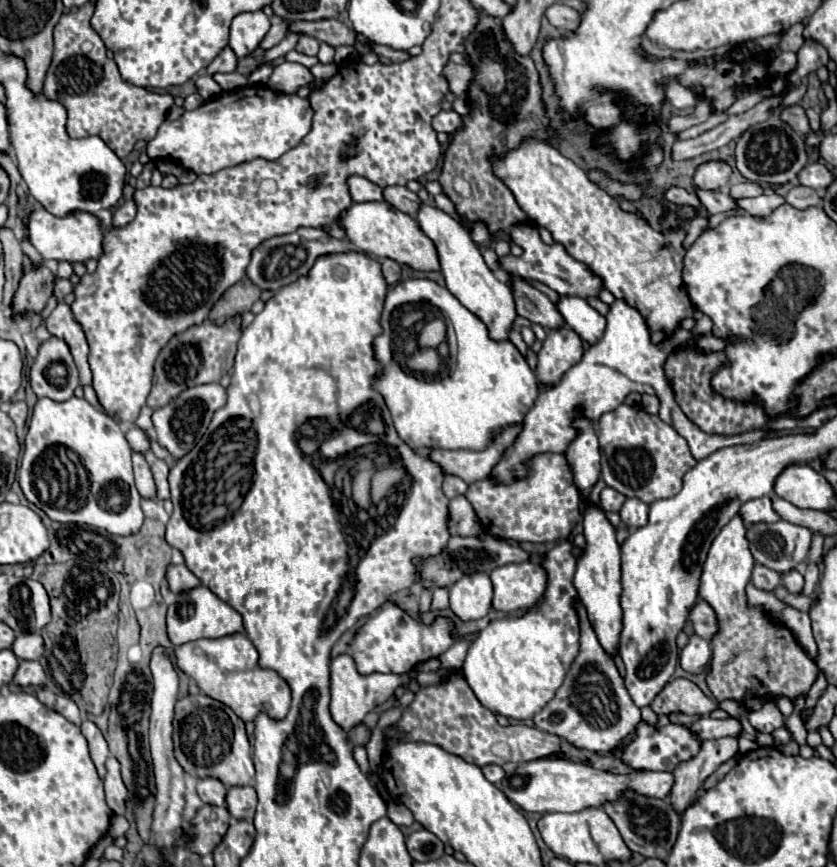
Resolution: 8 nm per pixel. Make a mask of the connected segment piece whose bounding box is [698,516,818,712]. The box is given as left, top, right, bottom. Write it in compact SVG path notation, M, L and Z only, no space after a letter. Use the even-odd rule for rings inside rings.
M734 516L714 538L708 558L702 566L698 596L706 600L718 618L718 632L712 638L712 660L706 674L706 684L716 702L736 700L748 712L760 710L766 702L782 696L794 700L808 694L818 678L818 666L808 658L794 634L770 618L762 606L750 606L746 586L754 568L754 558L748 548L746 528L740 516Z

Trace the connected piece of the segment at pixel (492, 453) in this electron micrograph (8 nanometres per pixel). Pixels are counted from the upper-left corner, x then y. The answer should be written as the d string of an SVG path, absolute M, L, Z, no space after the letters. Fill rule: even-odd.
M508 426L502 434L494 436L490 446L484 452L474 452L474 450L432 450L428 454L434 464L442 468L444 474L452 474L462 478L466 484L484 480L490 470L496 466L500 460L502 452L514 442L514 438L520 434L520 426Z

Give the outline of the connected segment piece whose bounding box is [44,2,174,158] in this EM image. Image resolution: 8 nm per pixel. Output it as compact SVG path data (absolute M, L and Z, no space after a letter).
M84 4L70 14L62 14L54 28L54 58L44 78L44 94L58 100L68 110L66 130L70 138L100 136L118 158L132 152L138 140L152 140L166 112L174 104L170 94L158 94L124 82L114 60L106 56L106 46L90 26L94 4Z

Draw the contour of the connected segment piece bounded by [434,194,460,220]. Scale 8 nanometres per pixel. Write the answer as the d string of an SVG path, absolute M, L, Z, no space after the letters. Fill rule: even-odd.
M436 194L436 196L434 196L434 202L436 202L436 206L438 206L440 210L444 210L444 212L446 212L446 214L450 214L452 218L460 220L460 216L454 212L454 204L452 204L444 194Z

